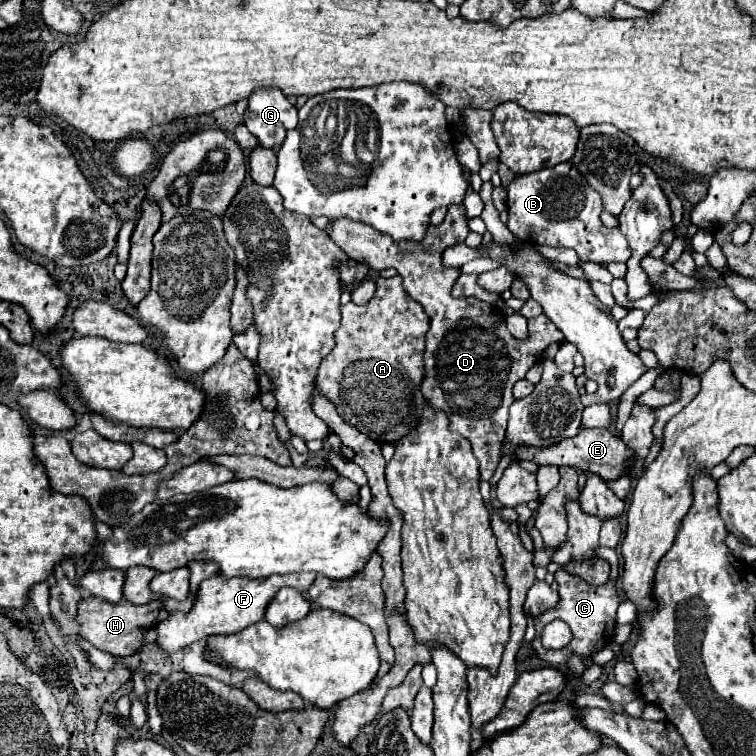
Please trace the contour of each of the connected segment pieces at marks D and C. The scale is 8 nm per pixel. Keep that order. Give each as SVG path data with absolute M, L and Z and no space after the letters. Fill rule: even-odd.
M450 206L446 220L440 226L430 226L422 242L394 244L390 236L350 218L330 220L326 234L350 258L366 262L374 270L396 268L398 274L404 278L404 290L422 304L424 312L430 316L430 330L426 334L426 364L420 390L436 410L448 412L452 430L472 442L474 456L480 462L480 476L482 480L490 480L500 460L500 448L508 424L508 408L514 402L512 388L518 380L526 376L526 372L534 364L542 362L542 352L550 344L564 342L562 332L558 332L550 318L542 314L528 320L528 338L518 340L512 338L508 330L496 330L506 322L506 318L504 314L492 314L494 308L490 304L474 296L452 296L452 286L460 276L460 268L446 268L442 264L442 252L448 246L466 240L468 224L464 206ZM454 398L470 400L454 402ZM472 398L488 398L488 402L480 406Z
M558 568L558 572L554 574L556 576L556 582L558 582L558 590L560 590L560 602L556 608L552 610L546 610L542 612L536 620L534 620L534 626L536 626L536 638L532 642L536 654L540 660L548 662L550 666L562 666L566 664L572 656L580 656L580 658L586 658L586 656L592 656L594 652L602 650L606 644L612 642L612 636L614 636L614 626L616 626L616 608L620 604L618 600L618 594L616 594L616 586L614 582L610 580L606 586L590 586L586 584L582 578L570 574L568 570L564 568ZM554 618L558 620L564 620L570 628L572 628L572 642L562 648L562 650L546 650L540 642L540 634L542 634L542 628L552 622Z

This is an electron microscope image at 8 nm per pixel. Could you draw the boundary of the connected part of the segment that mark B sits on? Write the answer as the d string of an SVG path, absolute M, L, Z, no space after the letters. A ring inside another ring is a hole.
M562 162L554 168L542 168L538 172L516 176L508 188L508 228L526 244L548 244L574 248L582 260L596 264L626 262L630 258L630 246L626 236L618 228L606 228L600 220L602 198L592 190L578 174L572 162Z

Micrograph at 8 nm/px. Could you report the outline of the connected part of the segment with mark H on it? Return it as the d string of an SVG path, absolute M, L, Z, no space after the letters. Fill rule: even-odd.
M84 598L78 604L78 622L82 622L82 638L88 640L92 646L96 646L98 650L110 652L118 658L130 656L134 652L138 652L144 644L144 636L146 632L158 624L160 620L160 610L164 610L168 598L144 604L144 606L134 606L128 600L122 600L120 604L110 604L102 598Z

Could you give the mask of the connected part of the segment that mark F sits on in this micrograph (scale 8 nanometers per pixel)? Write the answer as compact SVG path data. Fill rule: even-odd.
M286 574L286 576L273 575L268 578L244 578L244 576L212 576L200 584L200 594L194 598L190 612L172 612L168 620L162 620L154 632L156 642L166 652L176 652L192 642L200 640L206 642L214 634L234 634L238 630L244 630L246 626L252 626L260 622L266 614L266 606L284 586L294 586L298 590L308 588L314 582L316 574Z

